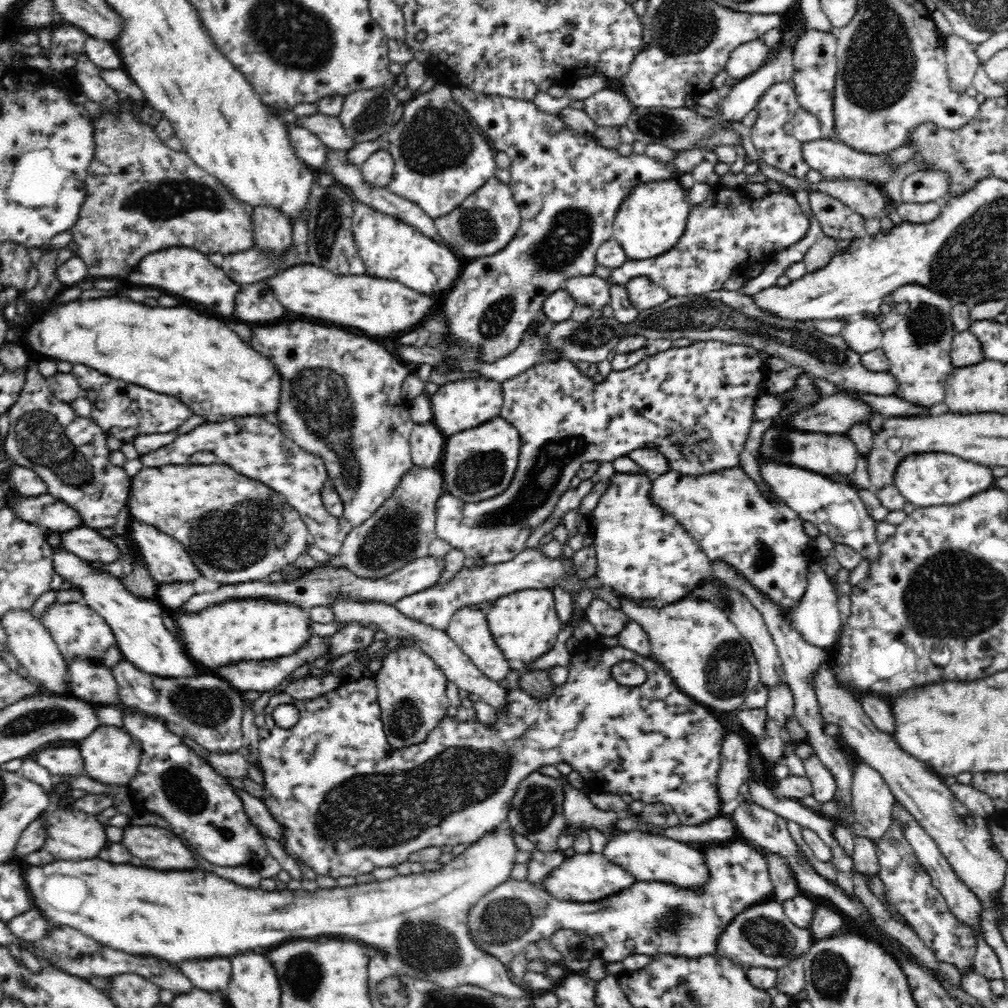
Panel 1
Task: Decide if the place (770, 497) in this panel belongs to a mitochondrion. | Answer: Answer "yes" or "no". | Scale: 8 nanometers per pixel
no

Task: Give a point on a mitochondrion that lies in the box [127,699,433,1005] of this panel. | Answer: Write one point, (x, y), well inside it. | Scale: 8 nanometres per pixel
(182, 786)

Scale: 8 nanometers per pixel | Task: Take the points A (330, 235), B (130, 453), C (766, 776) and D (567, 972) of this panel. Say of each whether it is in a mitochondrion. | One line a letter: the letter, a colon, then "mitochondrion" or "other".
A: mitochondrion
B: other
C: other
D: other

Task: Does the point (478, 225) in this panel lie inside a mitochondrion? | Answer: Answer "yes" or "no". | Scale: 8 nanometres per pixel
yes

